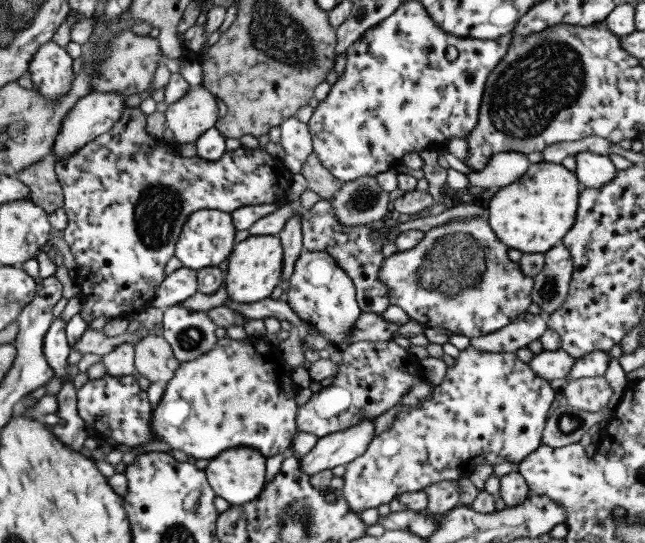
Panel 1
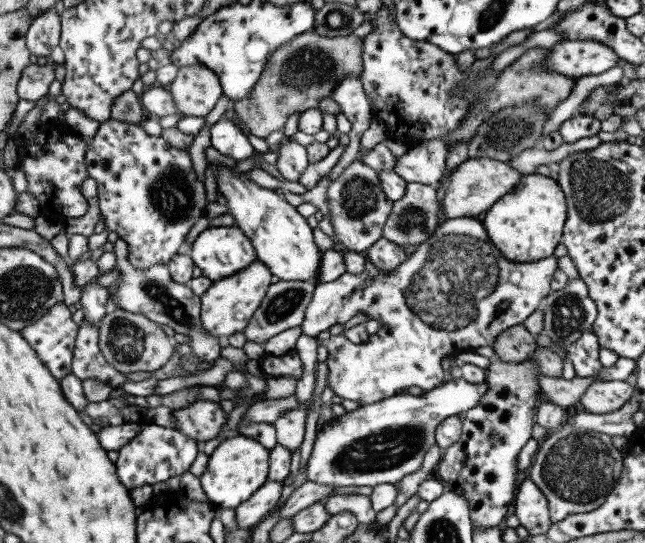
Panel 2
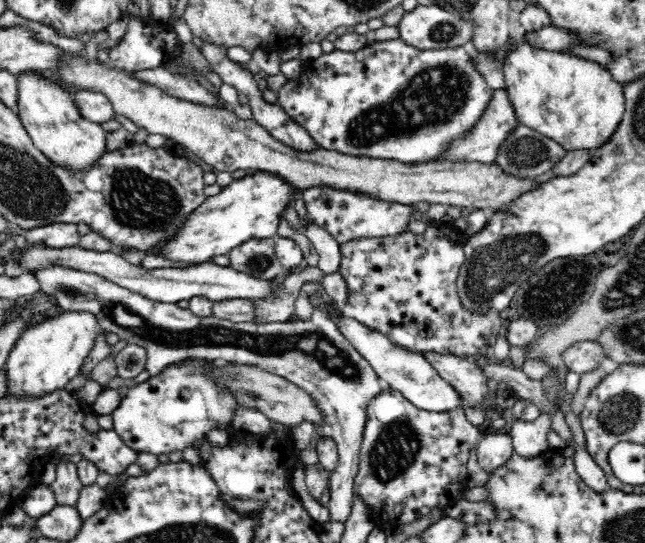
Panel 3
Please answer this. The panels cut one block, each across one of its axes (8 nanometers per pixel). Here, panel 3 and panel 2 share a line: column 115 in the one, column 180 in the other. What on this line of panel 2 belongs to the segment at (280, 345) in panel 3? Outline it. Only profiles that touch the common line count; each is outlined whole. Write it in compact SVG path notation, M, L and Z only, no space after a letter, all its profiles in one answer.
M120 262L121 278L113 294L109 293L110 308L121 309L133 314L142 314L157 325L166 324L178 334L186 334L195 354L206 363L212 363L220 357L223 340L218 336L210 336L200 318L201 298L195 296L186 283L176 283L169 274L167 264L154 264L149 268L137 268L132 264Z

